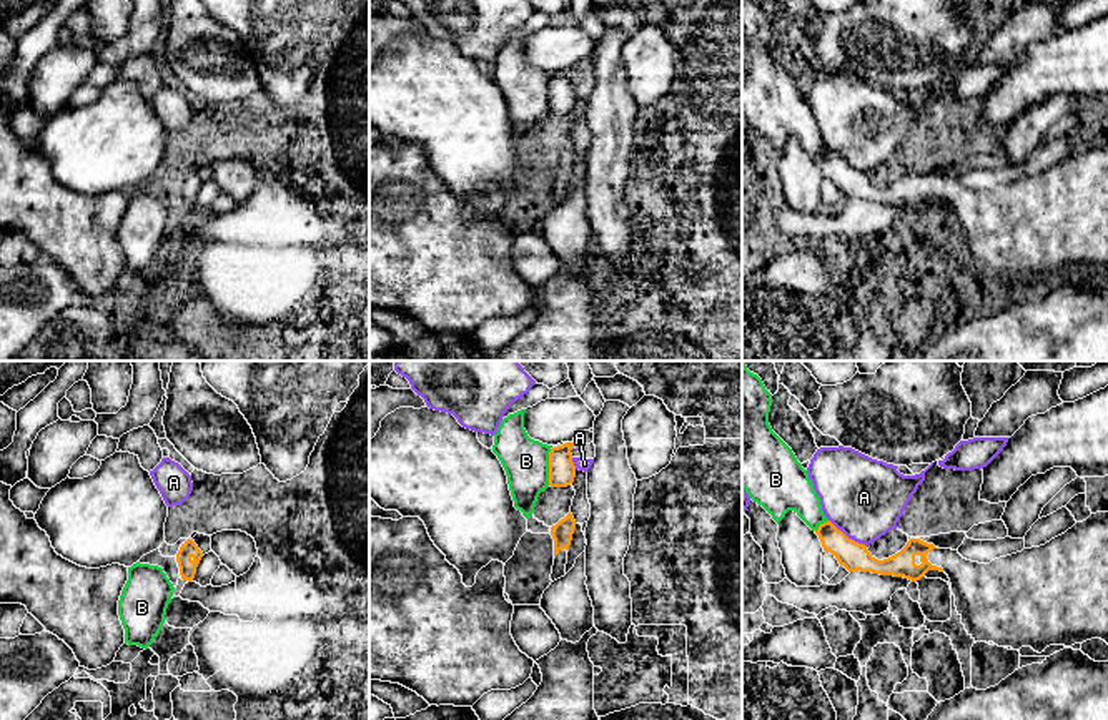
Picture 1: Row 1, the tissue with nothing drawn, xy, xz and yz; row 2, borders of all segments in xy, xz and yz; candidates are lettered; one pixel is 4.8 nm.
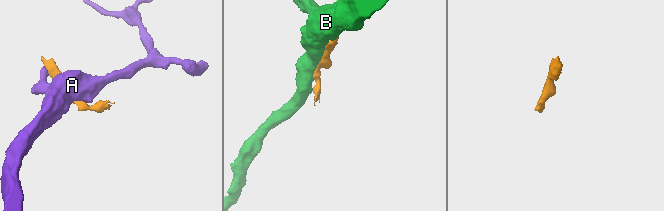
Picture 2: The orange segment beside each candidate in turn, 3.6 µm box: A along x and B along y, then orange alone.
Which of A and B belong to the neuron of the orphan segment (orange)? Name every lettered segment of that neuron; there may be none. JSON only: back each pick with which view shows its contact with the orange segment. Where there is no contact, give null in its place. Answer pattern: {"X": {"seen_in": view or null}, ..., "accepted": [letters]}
{"accepted": []}

